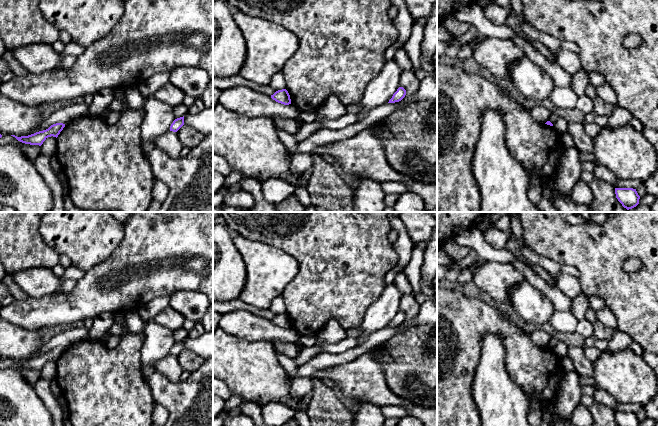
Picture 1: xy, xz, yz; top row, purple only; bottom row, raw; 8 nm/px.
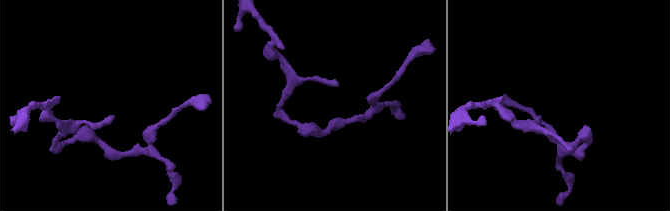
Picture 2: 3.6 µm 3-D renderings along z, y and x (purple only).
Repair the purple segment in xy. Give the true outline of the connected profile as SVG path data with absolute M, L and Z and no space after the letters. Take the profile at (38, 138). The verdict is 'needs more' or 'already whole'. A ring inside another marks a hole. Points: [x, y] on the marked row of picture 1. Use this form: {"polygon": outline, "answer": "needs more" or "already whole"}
{"polygon": "M56 123L51 125L46 130L39 131L28 136L21 136L21 137L17 137L15 135L11 135L11 136L15 137L18 141L22 143L41 146L48 137L53 136L57 138L64 127L65 127L65 124Z", "answer": "already whole"}

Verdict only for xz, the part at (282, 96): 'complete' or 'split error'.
complete

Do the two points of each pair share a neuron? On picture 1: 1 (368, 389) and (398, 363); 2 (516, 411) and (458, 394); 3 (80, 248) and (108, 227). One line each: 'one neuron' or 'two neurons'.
1: two neurons
2: two neurons
3: one neuron

